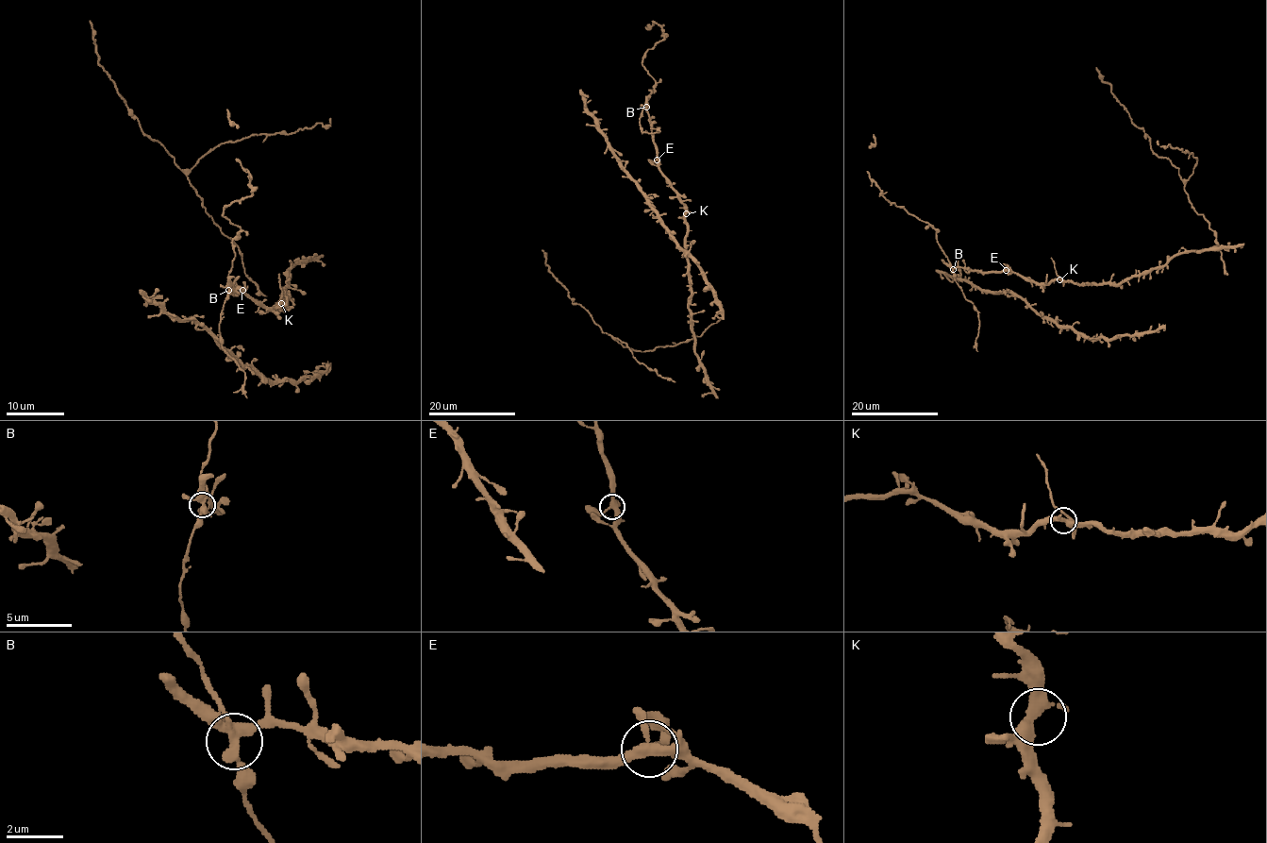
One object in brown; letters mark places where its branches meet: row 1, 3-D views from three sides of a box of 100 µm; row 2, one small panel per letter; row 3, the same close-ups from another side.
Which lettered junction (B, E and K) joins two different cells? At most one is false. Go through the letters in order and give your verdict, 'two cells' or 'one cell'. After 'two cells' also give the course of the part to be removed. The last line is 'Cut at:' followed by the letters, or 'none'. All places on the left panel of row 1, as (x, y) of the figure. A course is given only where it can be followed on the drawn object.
B: two cells
E: one cell
K: one cell
Cut at: B

